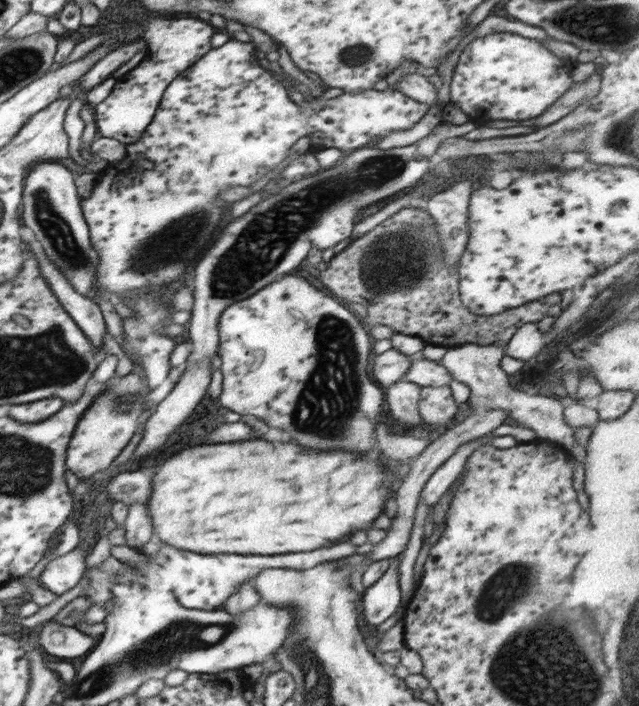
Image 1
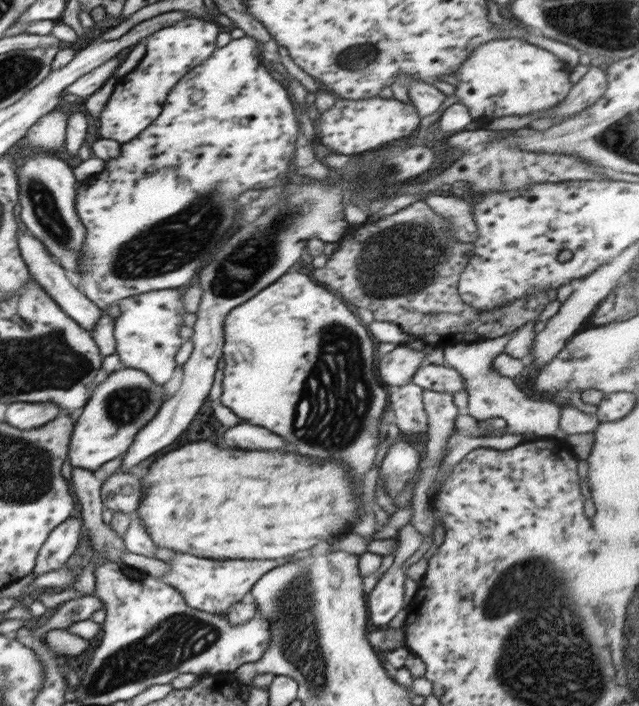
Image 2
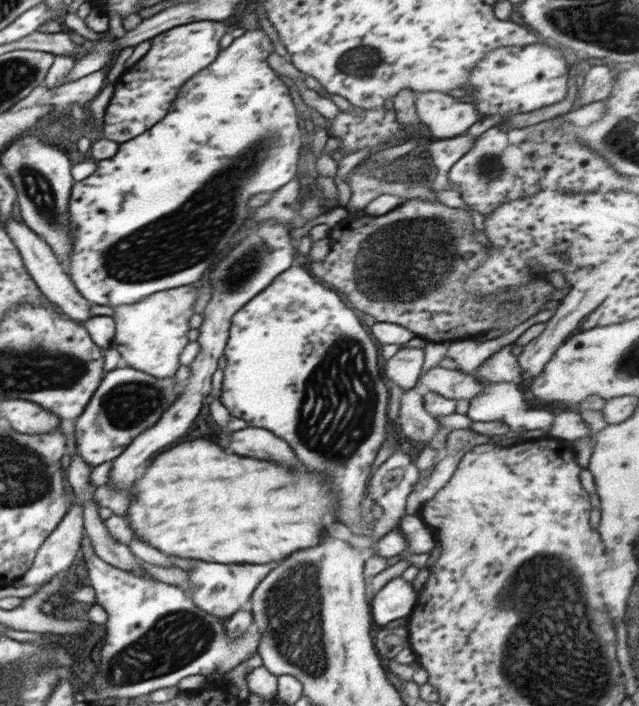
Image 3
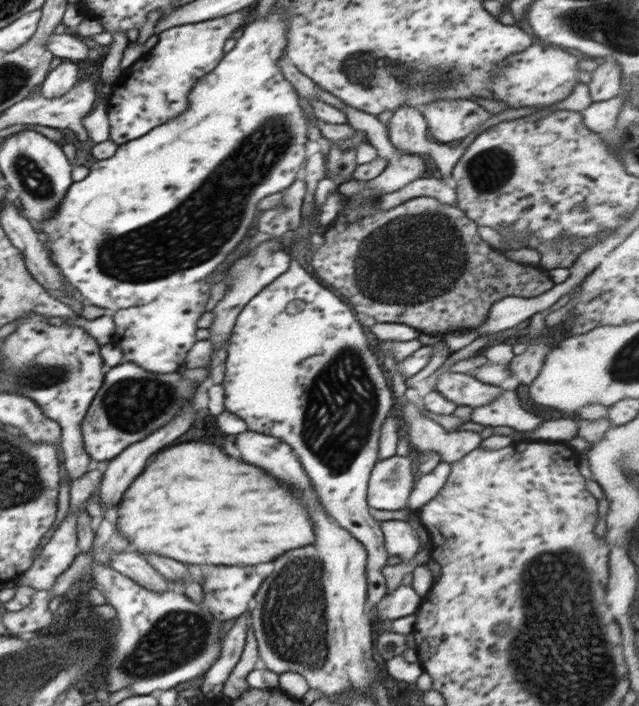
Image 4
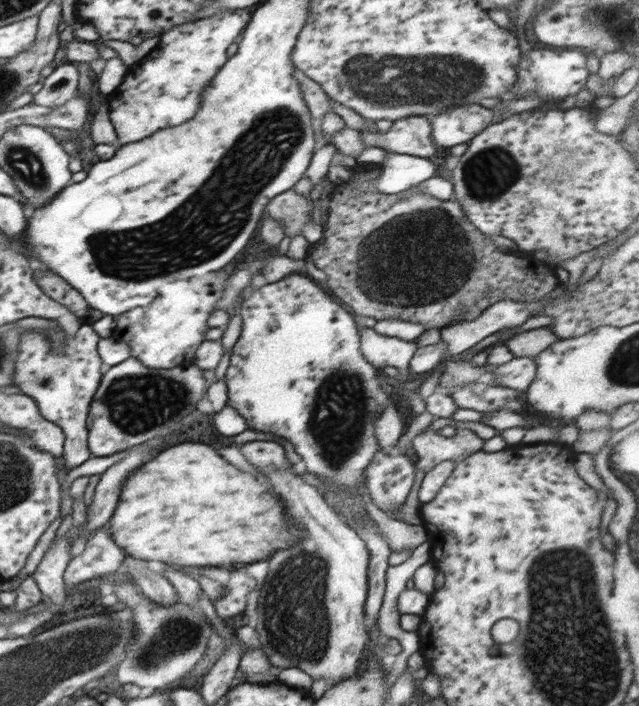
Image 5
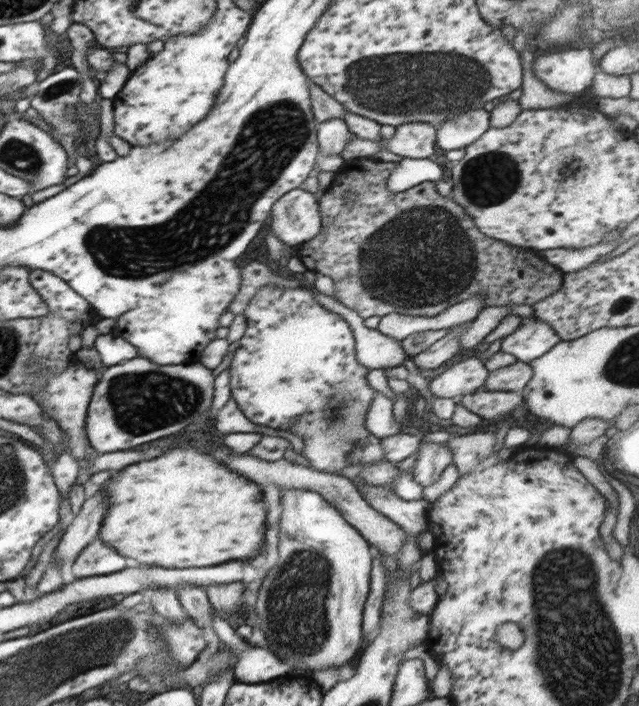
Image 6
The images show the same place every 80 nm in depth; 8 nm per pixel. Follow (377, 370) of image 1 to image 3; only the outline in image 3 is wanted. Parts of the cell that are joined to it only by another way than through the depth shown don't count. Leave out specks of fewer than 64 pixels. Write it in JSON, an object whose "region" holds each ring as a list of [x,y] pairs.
{"region":[[[400,348],[394,356],[391,356],[384,367],[384,379],[393,380],[404,390],[415,388],[418,378],[421,376],[424,360],[424,349]]]}

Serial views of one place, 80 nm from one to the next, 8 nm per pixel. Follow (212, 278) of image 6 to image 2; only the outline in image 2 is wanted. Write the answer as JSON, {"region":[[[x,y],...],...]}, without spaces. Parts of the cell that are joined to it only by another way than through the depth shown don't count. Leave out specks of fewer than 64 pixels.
{"region":[[[162,289],[126,298],[117,303],[121,314],[115,318],[113,333],[116,339],[116,353],[124,367],[147,373],[156,384],[163,385],[172,378],[177,365],[176,353],[185,341],[178,333],[186,312],[182,301],[184,293],[182,289]]]}

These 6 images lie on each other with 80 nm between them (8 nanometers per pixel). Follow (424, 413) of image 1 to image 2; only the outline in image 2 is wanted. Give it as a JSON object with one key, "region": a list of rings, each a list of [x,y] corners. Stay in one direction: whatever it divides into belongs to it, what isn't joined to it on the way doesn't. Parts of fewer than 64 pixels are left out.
{"region":[[[432,390],[423,391],[423,407],[429,418],[429,429],[427,430],[428,442],[426,442],[427,456],[424,459],[424,462],[422,462],[422,465],[425,468],[436,472],[439,470],[440,465],[433,462],[437,462],[439,458],[445,454],[445,450],[447,450],[448,447],[447,442],[456,429],[454,426],[454,419],[458,416],[460,410],[454,404],[452,394],[449,392],[436,392]]]}

